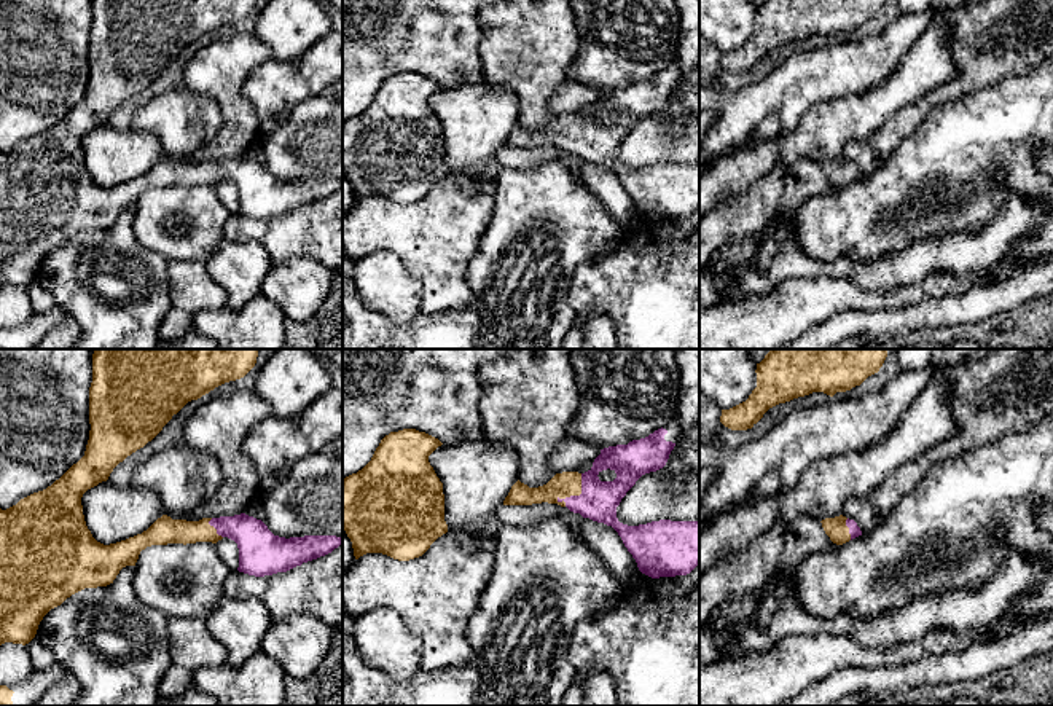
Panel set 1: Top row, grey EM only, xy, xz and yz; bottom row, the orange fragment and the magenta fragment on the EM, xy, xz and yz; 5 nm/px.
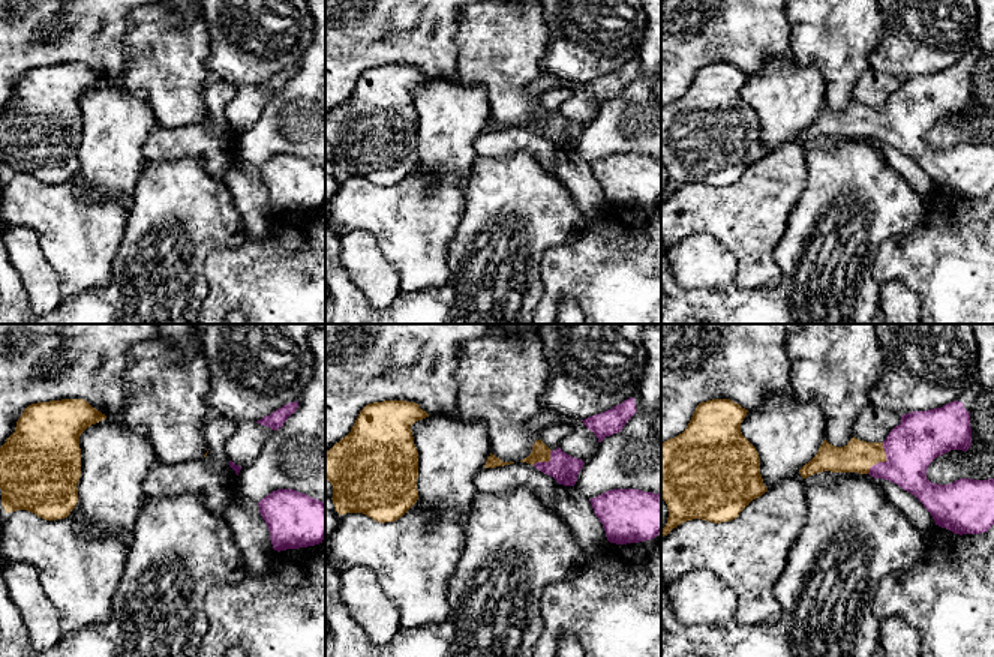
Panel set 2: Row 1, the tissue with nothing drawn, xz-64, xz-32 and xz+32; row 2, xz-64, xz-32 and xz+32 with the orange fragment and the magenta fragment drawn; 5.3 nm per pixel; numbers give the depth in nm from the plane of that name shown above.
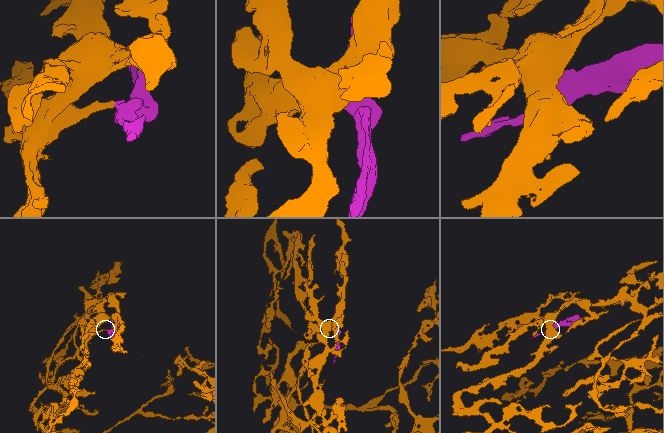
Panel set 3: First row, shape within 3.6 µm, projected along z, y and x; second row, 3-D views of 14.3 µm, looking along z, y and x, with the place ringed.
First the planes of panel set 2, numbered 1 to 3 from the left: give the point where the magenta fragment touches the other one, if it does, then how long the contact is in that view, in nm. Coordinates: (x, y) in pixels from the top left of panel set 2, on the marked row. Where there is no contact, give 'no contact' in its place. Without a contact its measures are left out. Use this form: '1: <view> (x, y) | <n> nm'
1: no contact
2: xz-32 (544, 461) | 130 nm
3: xz+32 (883, 461) | 190 nm

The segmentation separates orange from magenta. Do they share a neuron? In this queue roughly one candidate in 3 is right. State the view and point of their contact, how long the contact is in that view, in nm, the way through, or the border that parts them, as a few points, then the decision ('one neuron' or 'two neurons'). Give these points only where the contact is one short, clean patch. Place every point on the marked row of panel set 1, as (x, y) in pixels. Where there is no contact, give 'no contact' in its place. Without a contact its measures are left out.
meets orange in xz at (579, 494); contact 200 nm long; runs through xz (563, 485), (579, 494), (587, 494), (598, 501); one neuron

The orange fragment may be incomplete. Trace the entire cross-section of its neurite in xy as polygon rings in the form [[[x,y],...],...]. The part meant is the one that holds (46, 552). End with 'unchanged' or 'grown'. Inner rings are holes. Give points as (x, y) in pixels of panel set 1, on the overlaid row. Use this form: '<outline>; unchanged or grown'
[[[96,349],[92,354],[92,382],[89,387],[89,440],[84,456],[73,464],[59,480],[43,491],[21,499],[16,505],[0,508],[0,645],[5,642],[29,644],[43,617],[61,606],[72,594],[84,588],[107,586],[113,583],[119,571],[135,566],[142,550],[151,545],[167,543],[217,543],[228,537],[239,548],[239,572],[264,577],[287,572],[303,563],[331,553],[343,542],[336,535],[279,537],[268,526],[245,513],[220,518],[202,518],[199,521],[172,520],[167,515],[158,518],[147,531],[126,540],[104,545],[97,542],[86,526],[81,497],[83,494],[107,481],[113,469],[127,456],[151,441],[162,427],[188,402],[198,400],[215,387],[244,378],[256,363],[258,349]]]; grown

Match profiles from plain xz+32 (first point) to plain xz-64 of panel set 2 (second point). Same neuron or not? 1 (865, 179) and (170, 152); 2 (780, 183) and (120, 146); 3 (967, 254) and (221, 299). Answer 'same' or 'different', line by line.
1: different
2: different
3: same

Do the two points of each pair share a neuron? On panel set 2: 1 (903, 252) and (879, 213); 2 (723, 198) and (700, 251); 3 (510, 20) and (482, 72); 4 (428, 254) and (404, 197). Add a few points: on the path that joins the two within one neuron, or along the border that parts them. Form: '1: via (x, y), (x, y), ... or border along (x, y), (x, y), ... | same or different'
1: border along (924, 216), (910, 231), (891, 236), (873, 264) | different
2: border along (676, 242), (694, 234), (709, 234), (733, 257) | different
3: via (508, 33), (488, 59) | same
4: via (416, 240), (414, 210) | same

